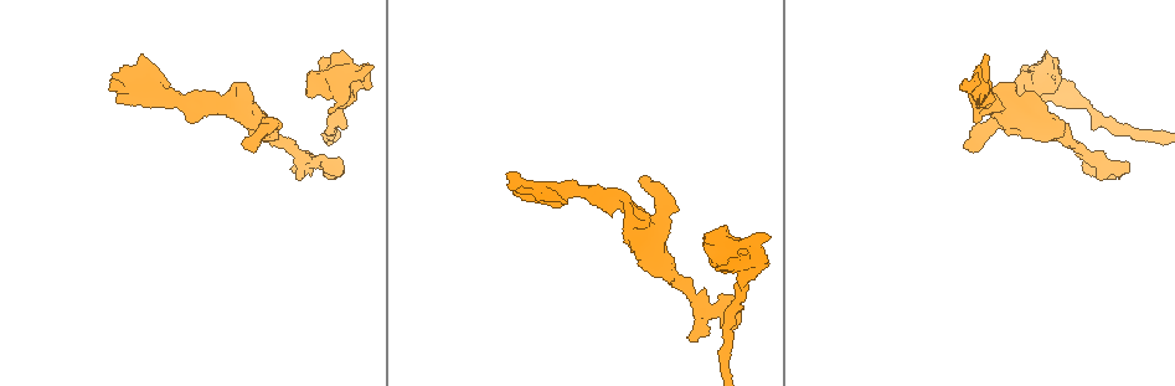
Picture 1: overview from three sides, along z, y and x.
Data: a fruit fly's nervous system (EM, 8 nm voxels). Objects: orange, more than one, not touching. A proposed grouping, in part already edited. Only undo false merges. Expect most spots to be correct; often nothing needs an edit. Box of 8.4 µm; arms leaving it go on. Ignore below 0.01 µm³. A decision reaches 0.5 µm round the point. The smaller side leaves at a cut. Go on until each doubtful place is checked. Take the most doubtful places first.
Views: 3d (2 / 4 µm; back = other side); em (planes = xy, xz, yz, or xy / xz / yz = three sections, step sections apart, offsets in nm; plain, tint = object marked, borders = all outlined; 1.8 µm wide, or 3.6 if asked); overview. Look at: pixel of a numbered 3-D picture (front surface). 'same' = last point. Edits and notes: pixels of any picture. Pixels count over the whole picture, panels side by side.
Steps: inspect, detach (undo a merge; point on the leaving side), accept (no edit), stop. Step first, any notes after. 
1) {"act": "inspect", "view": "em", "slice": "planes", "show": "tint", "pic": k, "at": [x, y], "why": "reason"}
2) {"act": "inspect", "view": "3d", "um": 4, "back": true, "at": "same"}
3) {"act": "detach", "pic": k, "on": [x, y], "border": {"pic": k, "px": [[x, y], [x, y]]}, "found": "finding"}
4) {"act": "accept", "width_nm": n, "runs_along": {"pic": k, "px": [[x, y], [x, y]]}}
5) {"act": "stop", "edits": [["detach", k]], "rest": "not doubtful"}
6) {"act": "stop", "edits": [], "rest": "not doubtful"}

{"act": "inspect", "view": "3d", "um": 2, "pic": 1, "at": [701, 309], "why": "two arms in line, one across"}

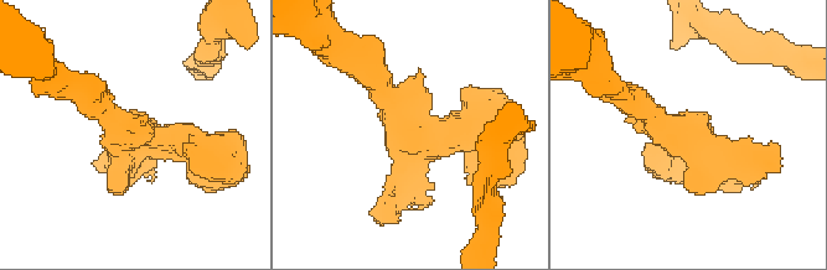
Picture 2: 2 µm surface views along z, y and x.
{"act": "inspect", "view": "em", "slice": "planes", "show": "plain", "pic": 2, "at": [692, 129]}

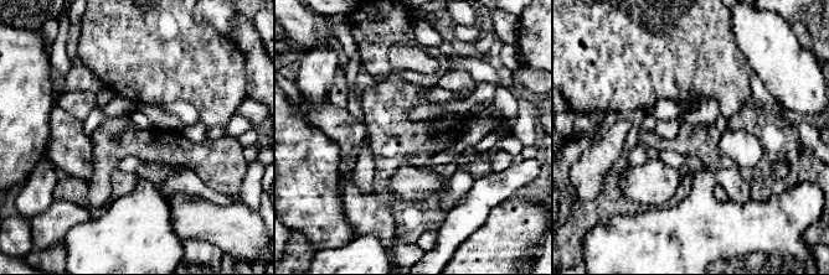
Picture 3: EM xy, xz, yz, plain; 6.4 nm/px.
{"act": "inspect", "view": "em", "slice": "planes", "show": "tint", "at": "same"}

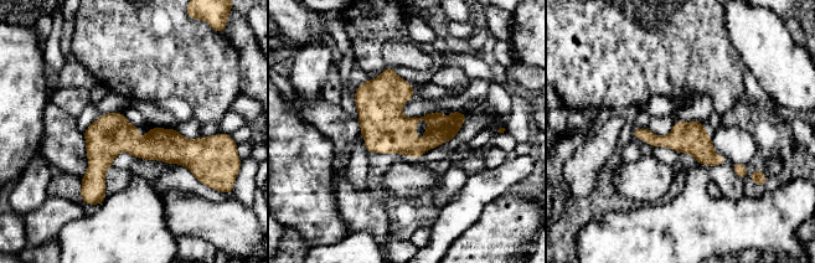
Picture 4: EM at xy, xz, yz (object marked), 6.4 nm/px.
{"act": "accept", "runs_along": {"pic": 4, "px": [[202, 147], [117, 147], [84, 191]]}, "found": "continuous, no second neuron"}

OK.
{"act": "inspect", "view": "em", "um": 3.6, "slice": "xz", "step": 16, "show": "plain", "pic": 1, "at": [1016, 112], "why": "thick turns thin"}

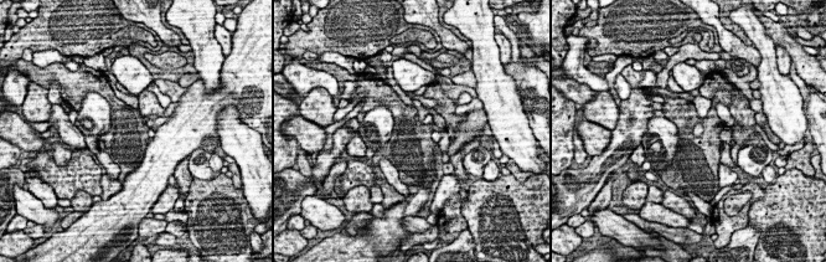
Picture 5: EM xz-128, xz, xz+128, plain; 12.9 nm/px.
{"act": "inspect", "view": "em", "um": 3.6, "slice": "xz", "step": 16, "show": "tint", "at": "same", "why": "with the object marked"}

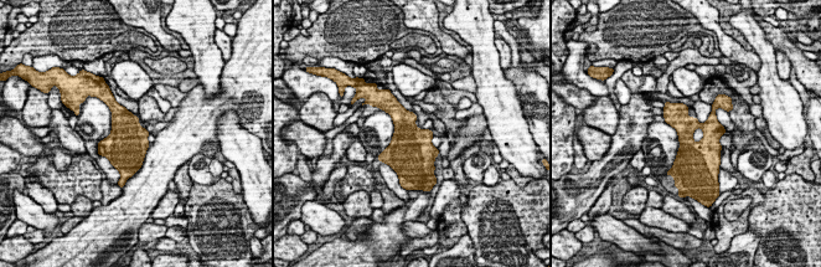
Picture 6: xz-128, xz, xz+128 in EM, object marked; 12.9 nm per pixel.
{"act": "accept", "width_nm": 440, "found": "one neuron here"}

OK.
{"act": "inspect", "view": "em", "slice": "xz", "step": 16, "show": "tint", "pic": 1, "at": [342, 81], "why": "abrupt turn"}

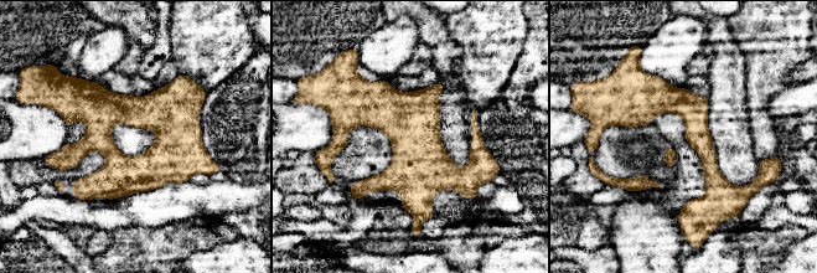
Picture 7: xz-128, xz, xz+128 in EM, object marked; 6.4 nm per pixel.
{"act": "inspect", "view": "em", "slice": "planes", "show": "tint", "at": "same"}

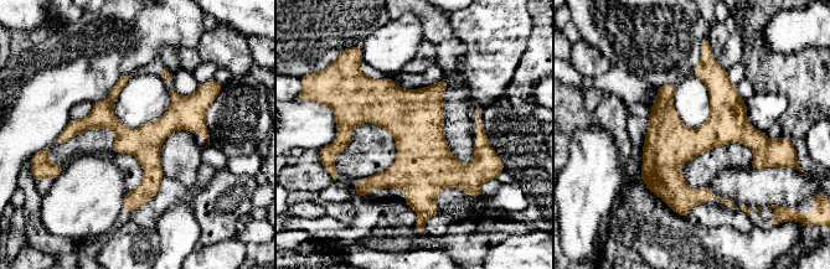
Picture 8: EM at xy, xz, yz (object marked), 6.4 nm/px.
{"act": "accept", "runs_along": {"pic": 8, "px": [[340, 130], [392, 114], [447, 169], [488, 150]]}, "found": "continuous, no second neuron"}

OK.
{"act": "stop", "edits": [], "rest": "not doubtful"}

